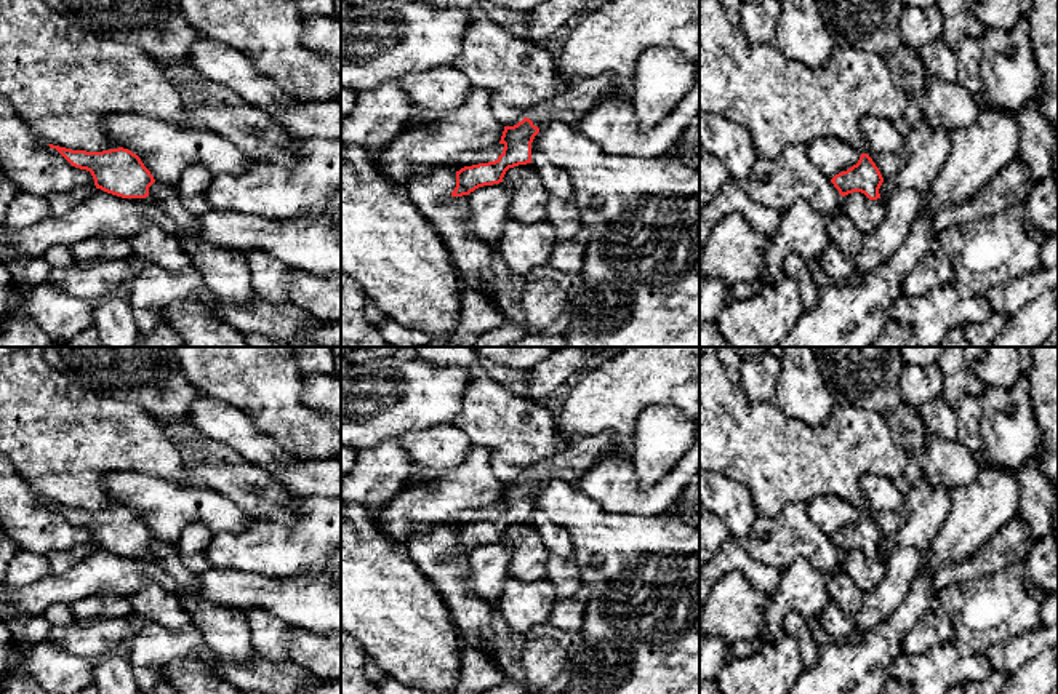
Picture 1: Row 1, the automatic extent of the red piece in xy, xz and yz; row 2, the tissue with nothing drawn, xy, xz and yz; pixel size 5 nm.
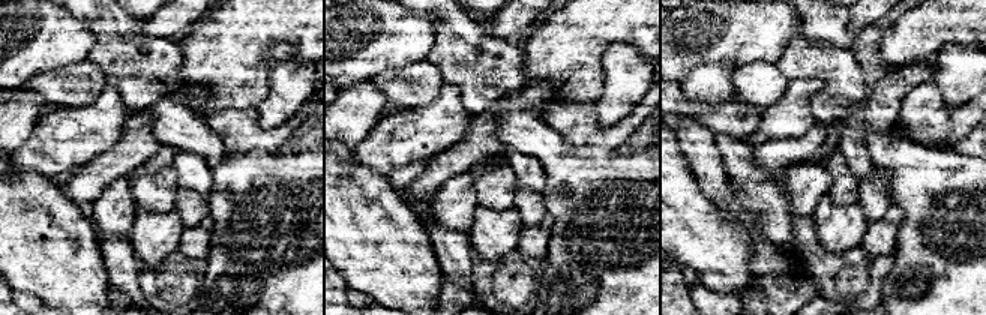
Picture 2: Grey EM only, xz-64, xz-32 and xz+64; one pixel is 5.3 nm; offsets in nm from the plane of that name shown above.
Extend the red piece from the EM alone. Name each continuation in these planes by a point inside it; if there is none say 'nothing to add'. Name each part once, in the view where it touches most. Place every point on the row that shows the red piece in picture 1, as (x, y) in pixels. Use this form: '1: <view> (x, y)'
1: xz (570, 106)

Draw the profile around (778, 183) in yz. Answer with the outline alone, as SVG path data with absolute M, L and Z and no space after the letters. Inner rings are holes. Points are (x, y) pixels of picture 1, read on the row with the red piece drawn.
M787 146L776 158L759 155L752 173L739 184L751 200L781 214L799 200L820 213L837 213L842 206L842 195L812 165L804 146Z

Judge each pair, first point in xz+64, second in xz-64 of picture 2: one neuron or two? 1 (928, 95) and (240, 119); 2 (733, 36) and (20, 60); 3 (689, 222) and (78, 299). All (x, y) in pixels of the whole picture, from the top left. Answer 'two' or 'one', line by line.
1: one
2: one
3: one

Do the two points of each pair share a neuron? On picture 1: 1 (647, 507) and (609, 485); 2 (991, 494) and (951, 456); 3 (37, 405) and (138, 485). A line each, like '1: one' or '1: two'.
1: one
2: two
3: two

